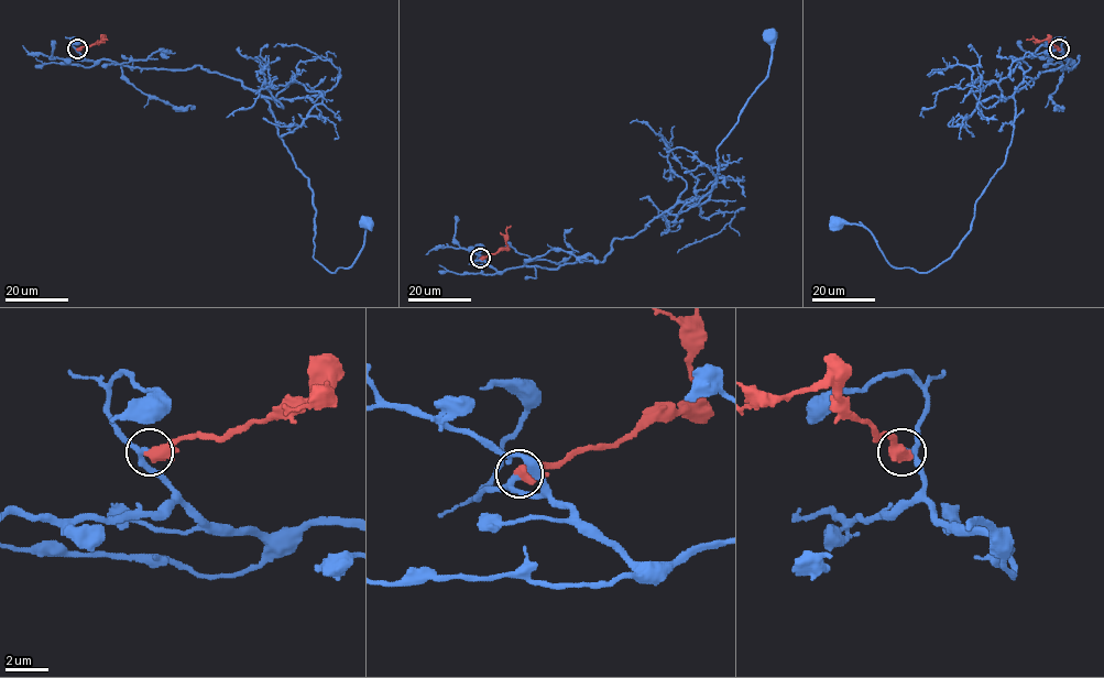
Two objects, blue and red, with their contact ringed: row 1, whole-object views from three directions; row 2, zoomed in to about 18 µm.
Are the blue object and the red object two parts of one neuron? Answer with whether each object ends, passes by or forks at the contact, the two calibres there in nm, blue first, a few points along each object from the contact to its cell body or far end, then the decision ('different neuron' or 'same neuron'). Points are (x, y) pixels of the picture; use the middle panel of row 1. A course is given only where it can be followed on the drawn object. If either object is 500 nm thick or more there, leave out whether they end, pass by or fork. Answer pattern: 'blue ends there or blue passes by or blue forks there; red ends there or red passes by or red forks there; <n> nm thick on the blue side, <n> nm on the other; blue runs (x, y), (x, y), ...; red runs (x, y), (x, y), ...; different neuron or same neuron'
blue passes by; red passes by; 240 nm thick on the blue side, 440 nm on the other; blue runs (481, 258), (498, 272), (602, 261), (615, 238), (698, 203), (716, 183), (717, 149), (767, 76), (769, 34); red runs (481, 258), (506, 247), (506, 230), (511, 226); same neuron

